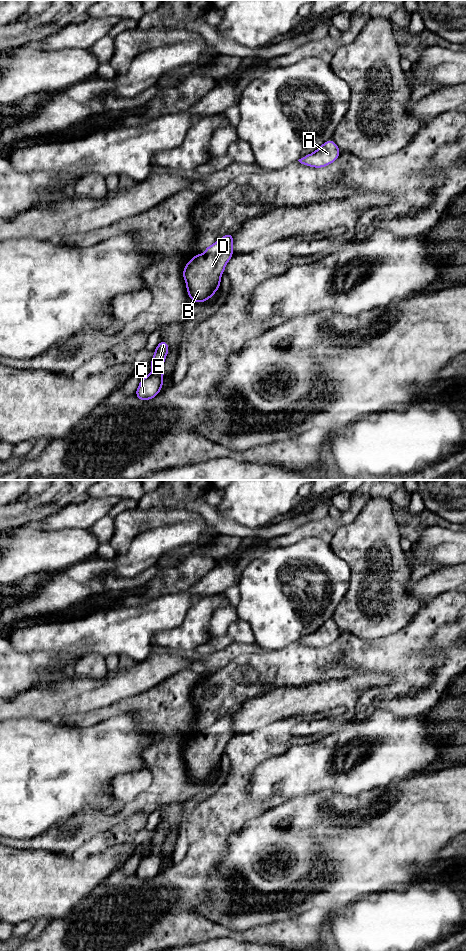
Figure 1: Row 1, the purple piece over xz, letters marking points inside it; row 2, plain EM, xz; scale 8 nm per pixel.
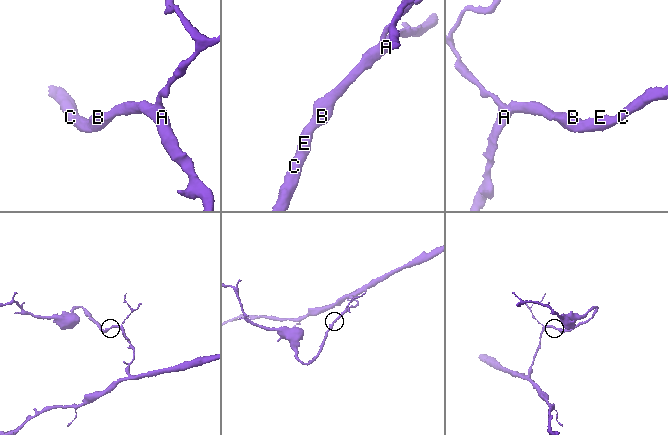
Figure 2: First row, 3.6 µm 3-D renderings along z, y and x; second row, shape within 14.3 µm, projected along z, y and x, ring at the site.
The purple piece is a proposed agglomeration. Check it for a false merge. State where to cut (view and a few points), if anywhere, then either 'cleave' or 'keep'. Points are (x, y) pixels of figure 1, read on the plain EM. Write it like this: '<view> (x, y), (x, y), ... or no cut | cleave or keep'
no cut | keep

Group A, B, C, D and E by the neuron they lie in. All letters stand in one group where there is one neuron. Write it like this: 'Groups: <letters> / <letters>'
Groups: A B C D E

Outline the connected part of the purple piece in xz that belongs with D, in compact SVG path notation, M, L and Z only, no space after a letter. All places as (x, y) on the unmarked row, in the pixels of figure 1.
M228 713L214 724L205 728L204 734L195 735L184 747L182 756L186 762L189 778L193 782L201 783L209 780L220 768L221 756L226 744L233 736L233 715Z

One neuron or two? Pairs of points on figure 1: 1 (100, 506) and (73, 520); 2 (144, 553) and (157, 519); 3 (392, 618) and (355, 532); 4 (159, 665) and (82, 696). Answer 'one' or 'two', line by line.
1: one
2: two
3: one
4: one

